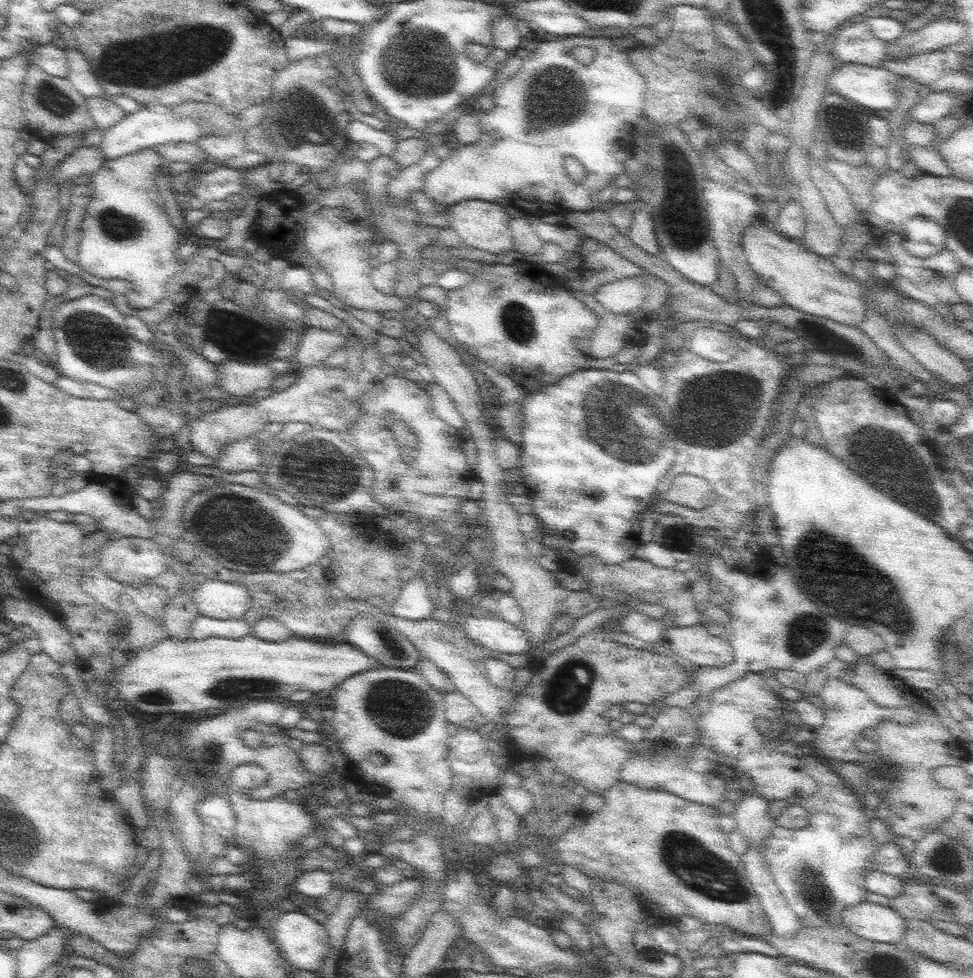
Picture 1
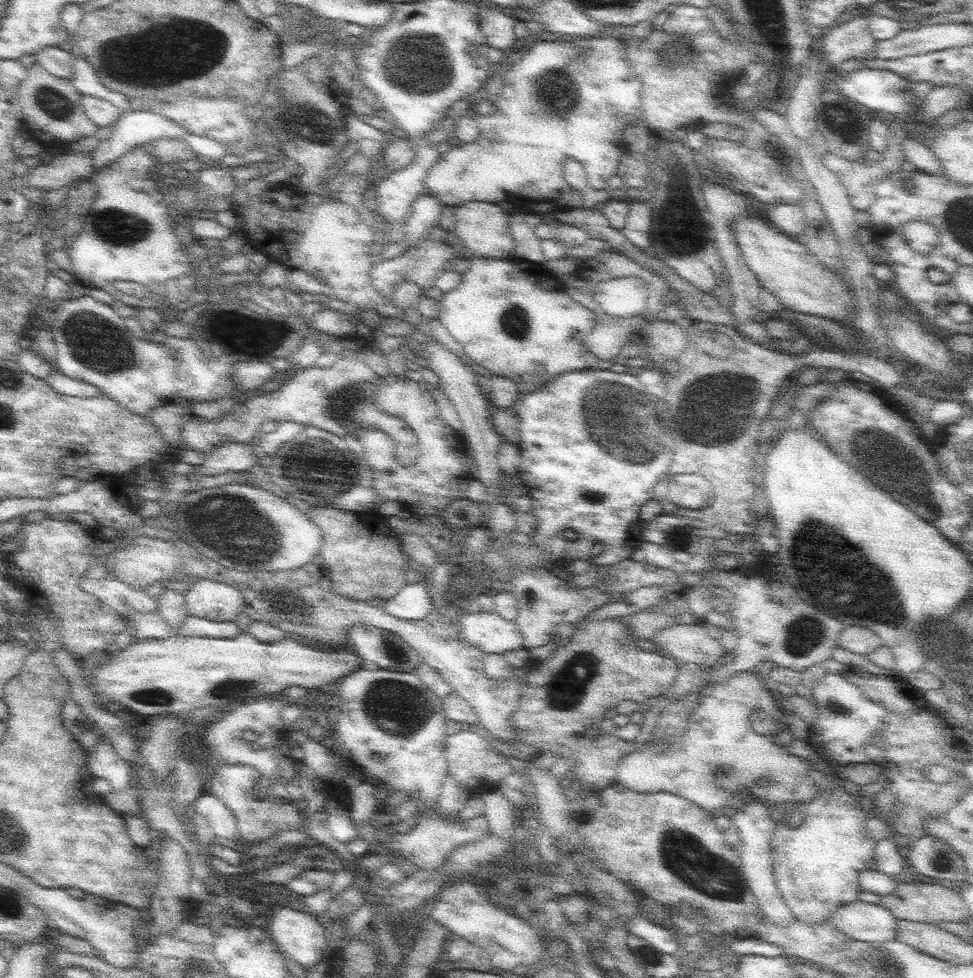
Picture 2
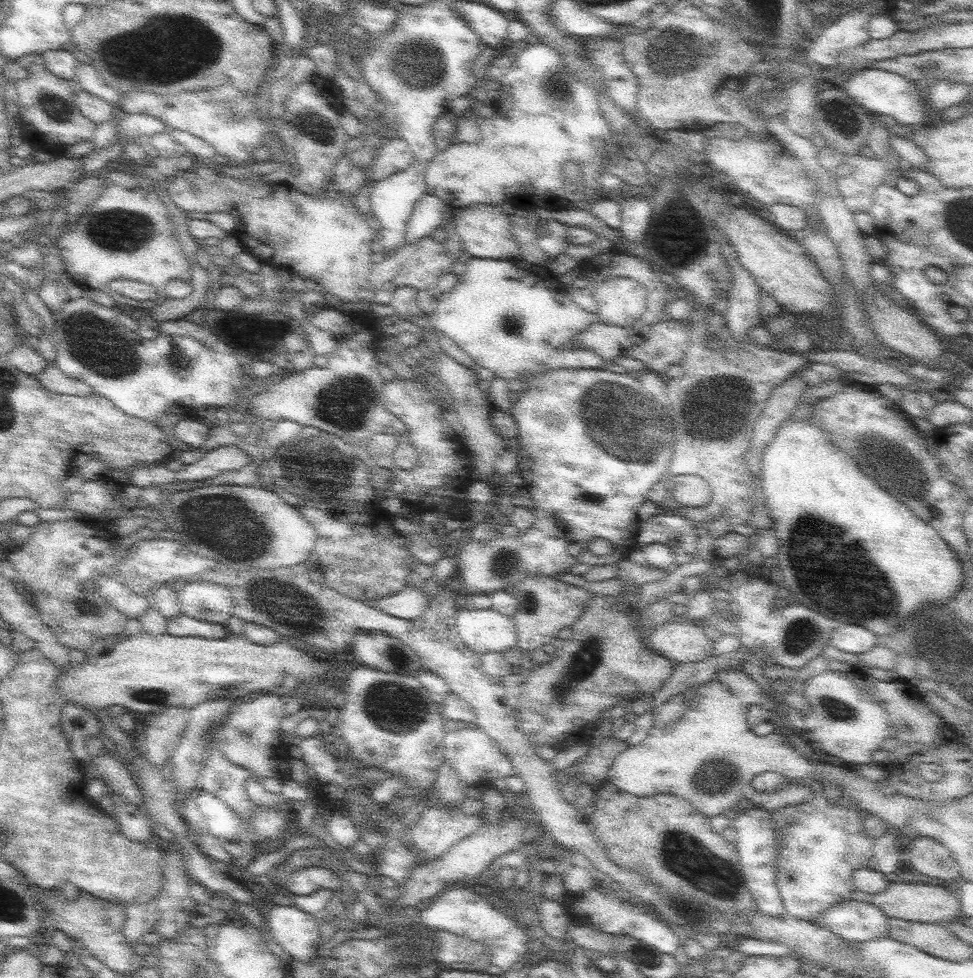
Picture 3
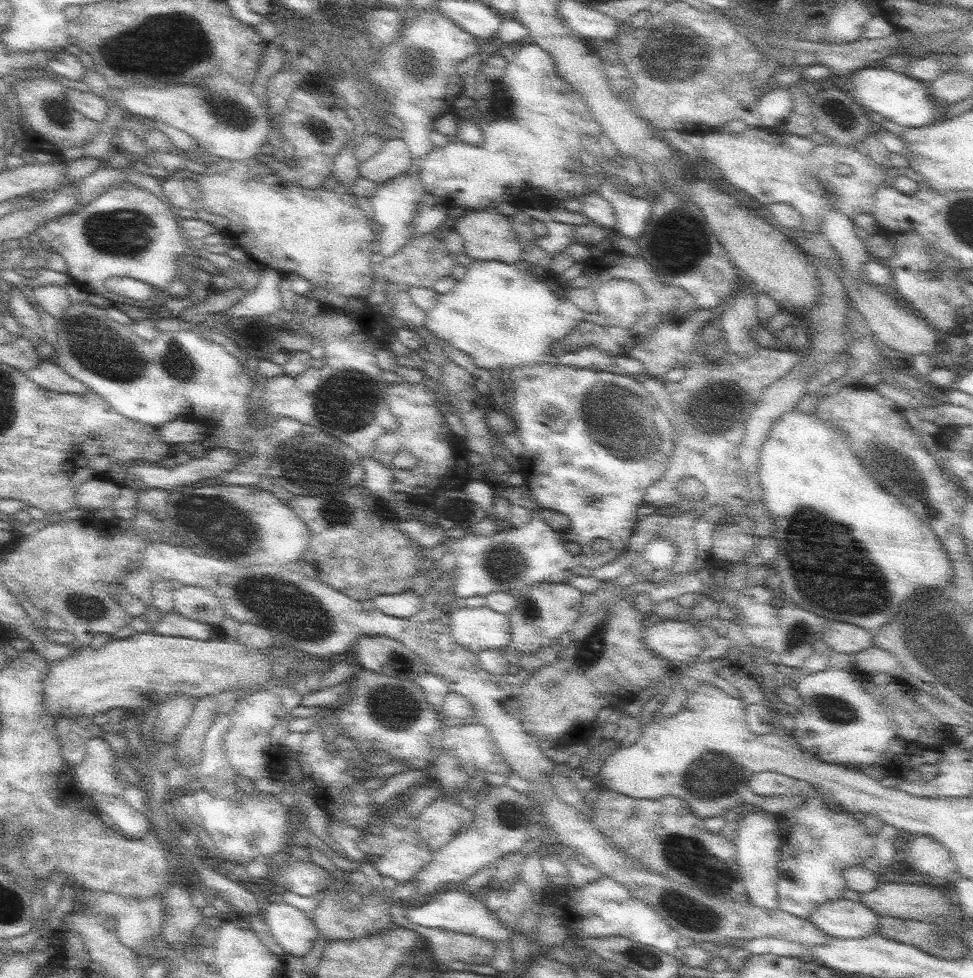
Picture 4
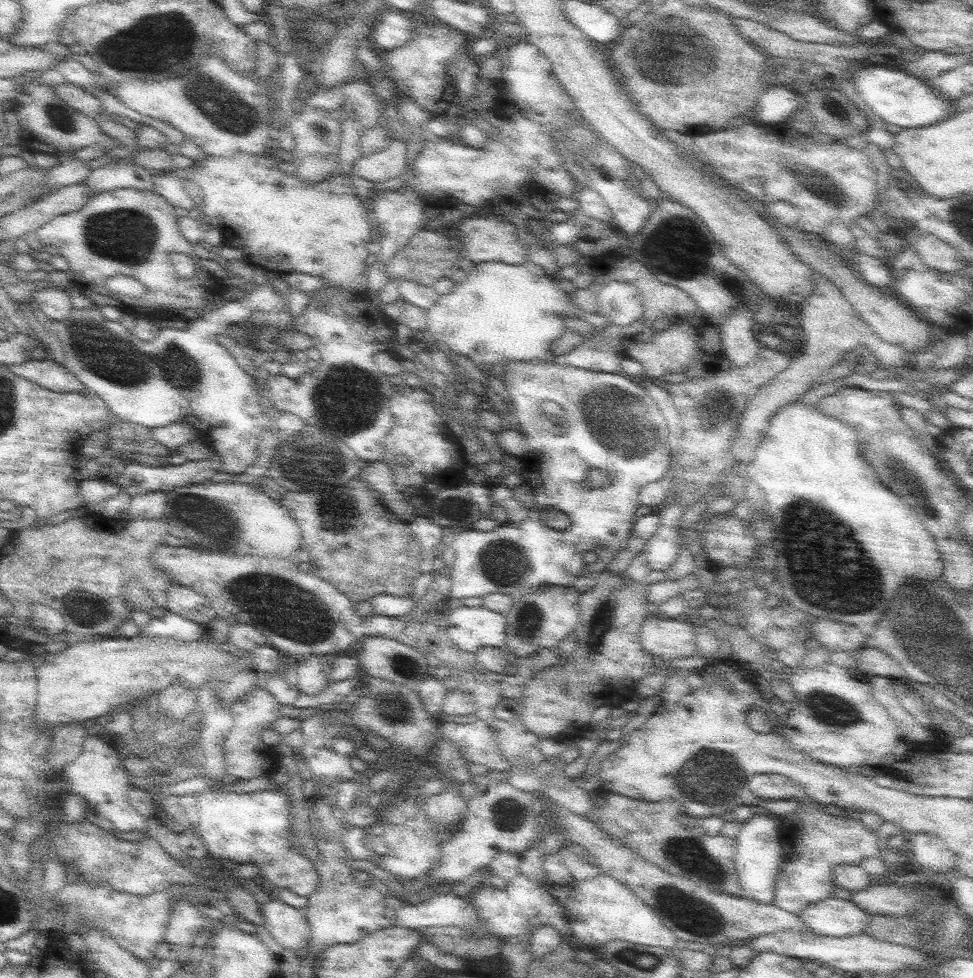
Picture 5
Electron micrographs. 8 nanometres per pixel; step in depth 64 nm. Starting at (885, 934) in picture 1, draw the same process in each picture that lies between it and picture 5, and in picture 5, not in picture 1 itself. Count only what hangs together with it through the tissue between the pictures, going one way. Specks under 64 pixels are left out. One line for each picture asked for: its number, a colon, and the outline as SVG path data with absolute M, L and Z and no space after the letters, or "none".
2: M855 900L851 904L839 906L827 918L827 922L857 942L879 944L879 942L897 938L897 932L895 932L897 918L877 902L867 904L867 902Z
3: M845 900L829 906L815 922L827 926L847 942L865 942L887 938L887 916L867 902Z
4: M829 900L815 908L807 918L819 930L827 932L829 938L865 938L875 934L879 916L861 902L853 900Z
5: M825 898L809 904L799 914L799 920L813 930L815 936L843 938L863 934L869 926L869 914L859 910L851 900Z

